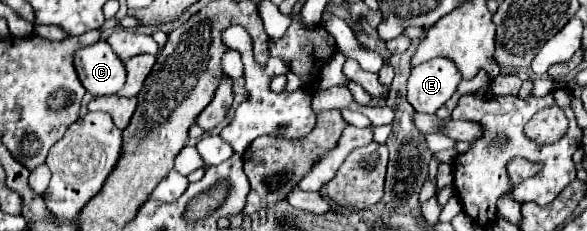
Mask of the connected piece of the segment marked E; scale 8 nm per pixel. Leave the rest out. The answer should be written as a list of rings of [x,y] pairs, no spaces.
[[[433,58],[411,70],[407,82],[407,100],[417,112],[435,114],[457,90],[461,74],[447,58]]]

